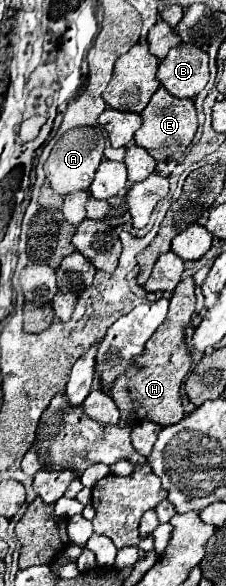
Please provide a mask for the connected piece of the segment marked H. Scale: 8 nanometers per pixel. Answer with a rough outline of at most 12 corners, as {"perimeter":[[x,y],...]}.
{"perimeter":[[195,280],[177,284],[165,322],[111,388],[121,420],[183,418],[191,368],[183,328]]}

